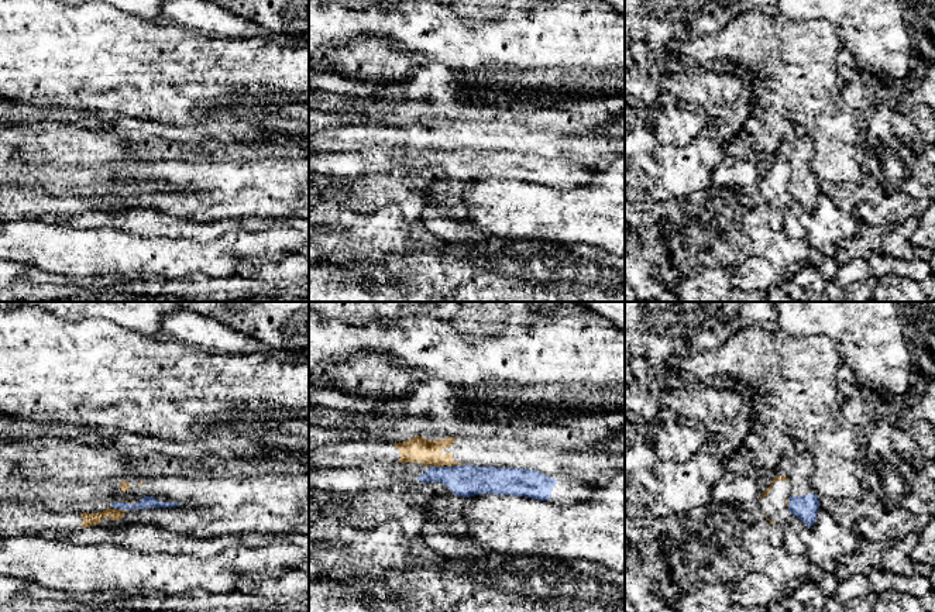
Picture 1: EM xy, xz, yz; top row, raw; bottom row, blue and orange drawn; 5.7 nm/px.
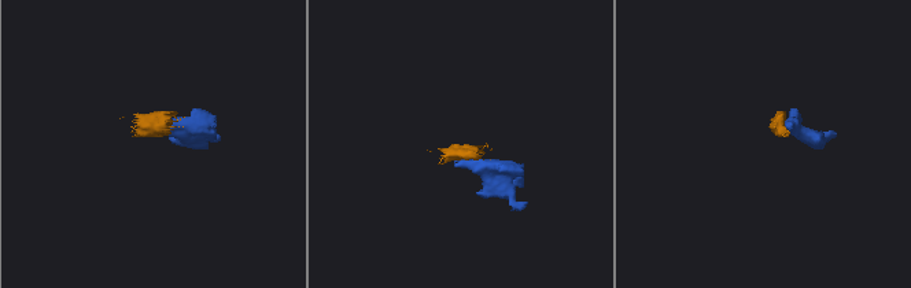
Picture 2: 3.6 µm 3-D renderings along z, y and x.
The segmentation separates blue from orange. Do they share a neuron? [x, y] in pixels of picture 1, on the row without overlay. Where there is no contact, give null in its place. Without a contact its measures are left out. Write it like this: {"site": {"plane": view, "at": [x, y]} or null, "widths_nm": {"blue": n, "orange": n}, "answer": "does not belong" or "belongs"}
{"site": {"plane": "xz", "at": [459, 150]}, "widths_nm": {"blue": 180, "orange": 140}, "answer": "does not belong"}

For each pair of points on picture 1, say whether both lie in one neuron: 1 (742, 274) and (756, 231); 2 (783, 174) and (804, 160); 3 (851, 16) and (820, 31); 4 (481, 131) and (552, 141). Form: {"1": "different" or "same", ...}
{"1": "different", "2": "different", "3": "different", "4": "same"}

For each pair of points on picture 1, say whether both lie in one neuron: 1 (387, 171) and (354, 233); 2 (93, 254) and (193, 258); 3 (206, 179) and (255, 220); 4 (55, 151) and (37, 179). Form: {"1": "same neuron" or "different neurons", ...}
{"1": "different neurons", "2": "same neuron", "3": "different neurons", "4": "different neurons"}

